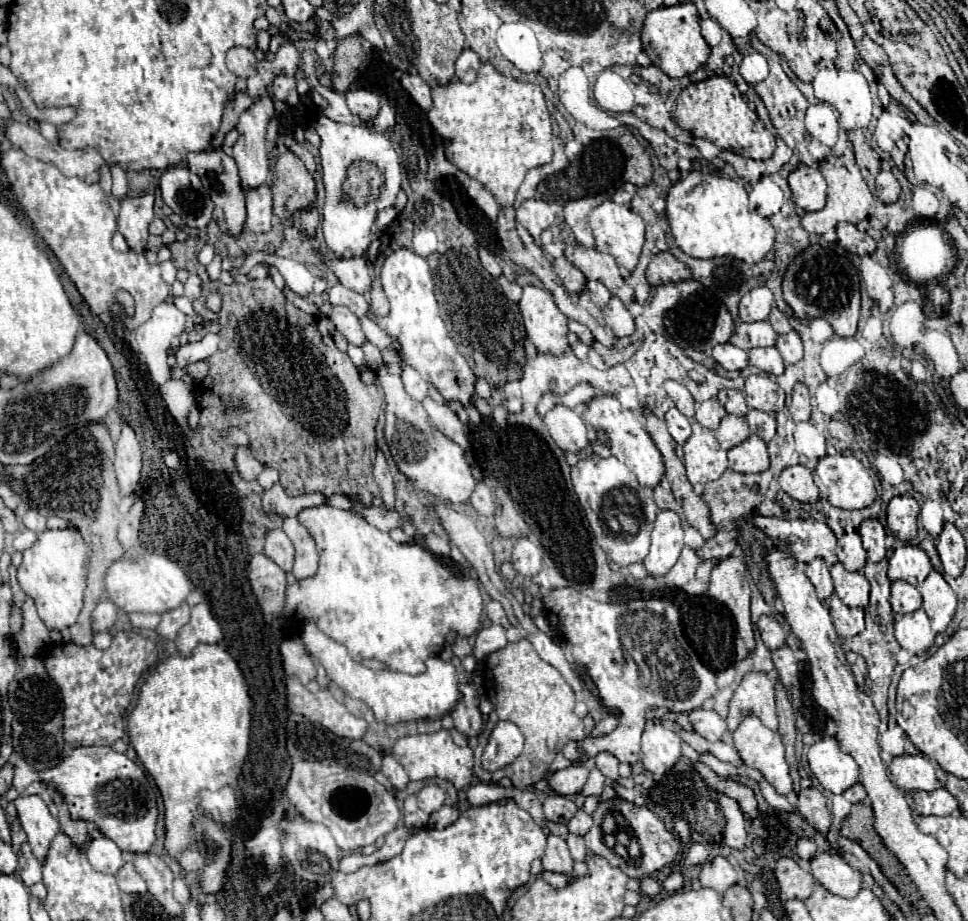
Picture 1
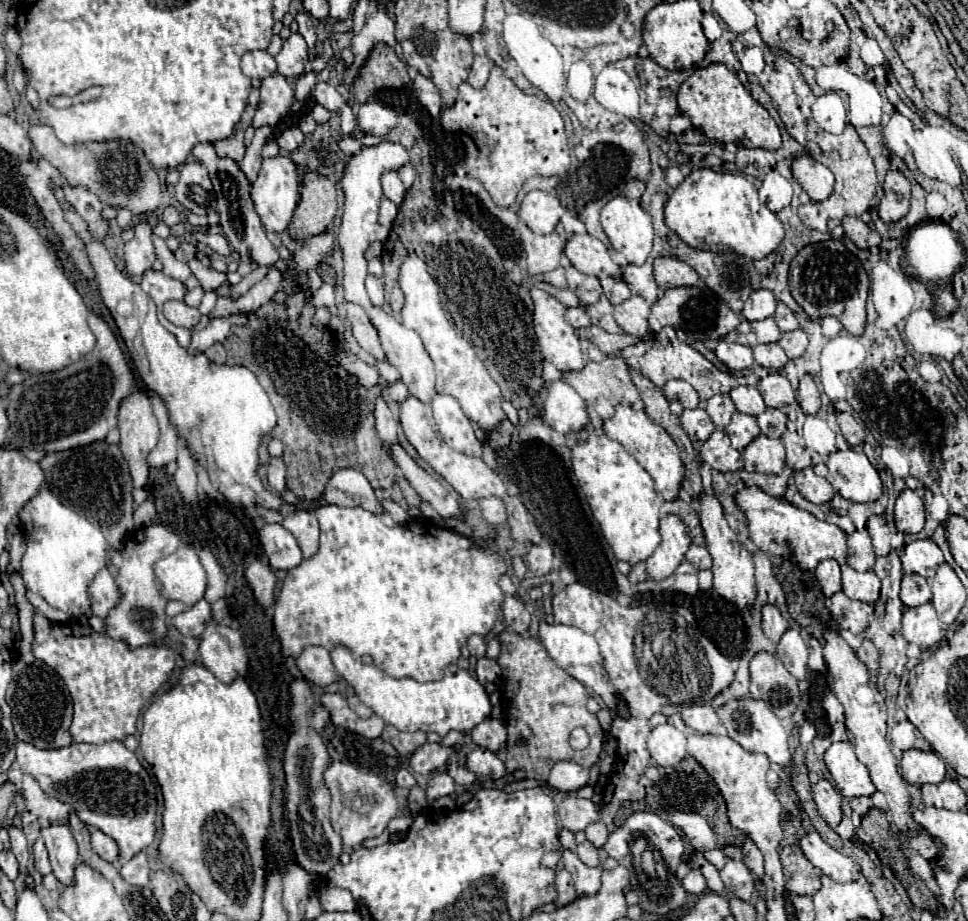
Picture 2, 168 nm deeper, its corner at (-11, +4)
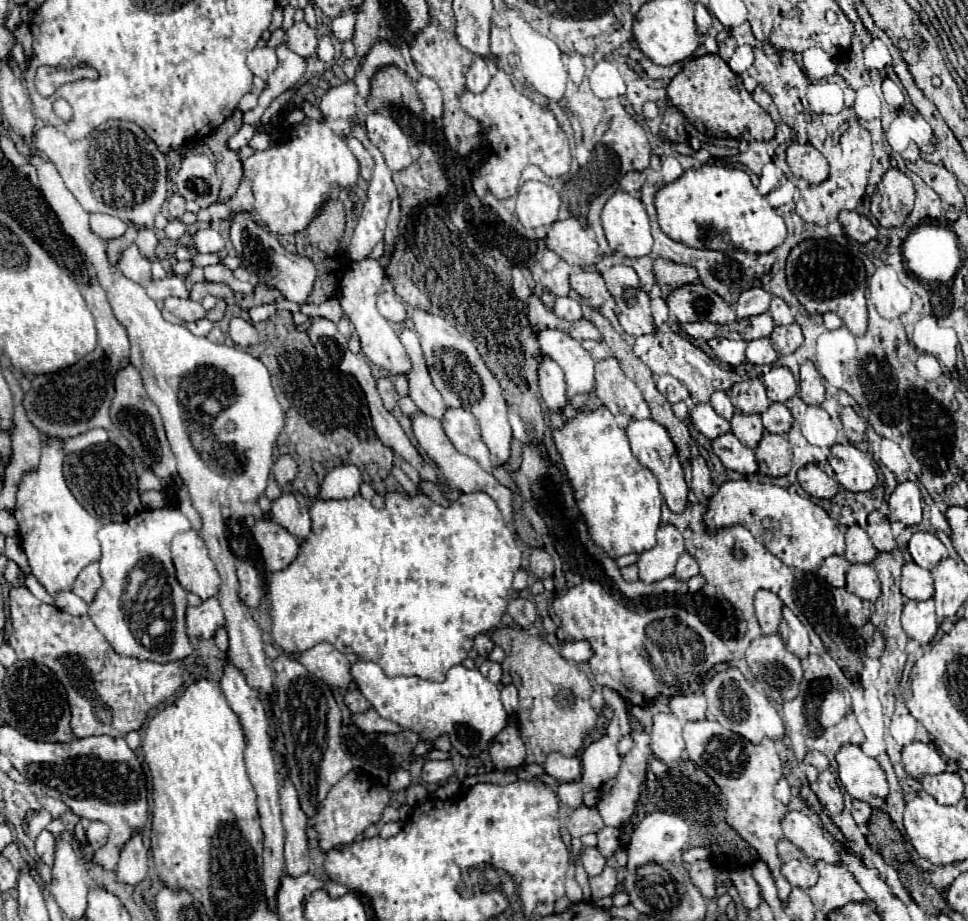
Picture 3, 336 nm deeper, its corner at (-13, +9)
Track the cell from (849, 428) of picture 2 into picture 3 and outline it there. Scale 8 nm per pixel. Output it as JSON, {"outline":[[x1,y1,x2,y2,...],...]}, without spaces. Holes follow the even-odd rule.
{"outline":[[846,406,842,408,842,424,844,424,844,432,848,436,850,442,860,442,864,440,864,434,866,434,866,420,860,418,852,406]]}

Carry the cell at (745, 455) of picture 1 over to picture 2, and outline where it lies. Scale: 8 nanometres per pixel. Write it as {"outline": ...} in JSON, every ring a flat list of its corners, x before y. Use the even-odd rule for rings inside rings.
{"outline":[[760,433,742,451,742,461,744,461,746,471,780,475,784,467,784,445,778,439,770,439]]}

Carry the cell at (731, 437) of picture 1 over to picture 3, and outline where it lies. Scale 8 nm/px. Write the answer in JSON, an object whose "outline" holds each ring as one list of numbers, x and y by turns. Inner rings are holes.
{"outline":[[736,412,734,418,730,420,730,424,732,424,732,434,738,436,738,440,742,440,742,444,746,444,752,450,758,446,762,432,764,432,764,426,762,426,762,420,758,414]]}

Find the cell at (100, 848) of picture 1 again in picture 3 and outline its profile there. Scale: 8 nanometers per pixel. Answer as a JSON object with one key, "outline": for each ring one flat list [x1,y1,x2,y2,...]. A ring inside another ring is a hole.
{"outline":[[90,822,88,830,86,830,88,844,90,844,94,850,100,848,102,844,106,844,106,840,108,840,108,832,110,832,110,828,108,828,104,822]]}

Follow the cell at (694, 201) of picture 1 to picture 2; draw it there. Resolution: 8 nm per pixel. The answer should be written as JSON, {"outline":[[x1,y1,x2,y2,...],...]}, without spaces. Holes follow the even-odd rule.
{"outline":[[698,169,674,189,666,203,666,225,694,249,712,253,738,253,748,259,768,257,782,241,780,219,758,201,756,187,742,175]]}

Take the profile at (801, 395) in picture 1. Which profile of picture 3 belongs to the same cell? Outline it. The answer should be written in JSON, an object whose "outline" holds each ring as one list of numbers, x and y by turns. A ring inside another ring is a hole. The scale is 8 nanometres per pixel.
{"outline":[[810,360,800,366,800,398,806,404,824,402,824,380]]}

